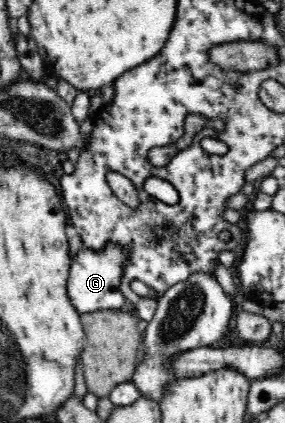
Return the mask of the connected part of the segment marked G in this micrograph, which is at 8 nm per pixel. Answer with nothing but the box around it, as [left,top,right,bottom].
[68,242,131,312]

